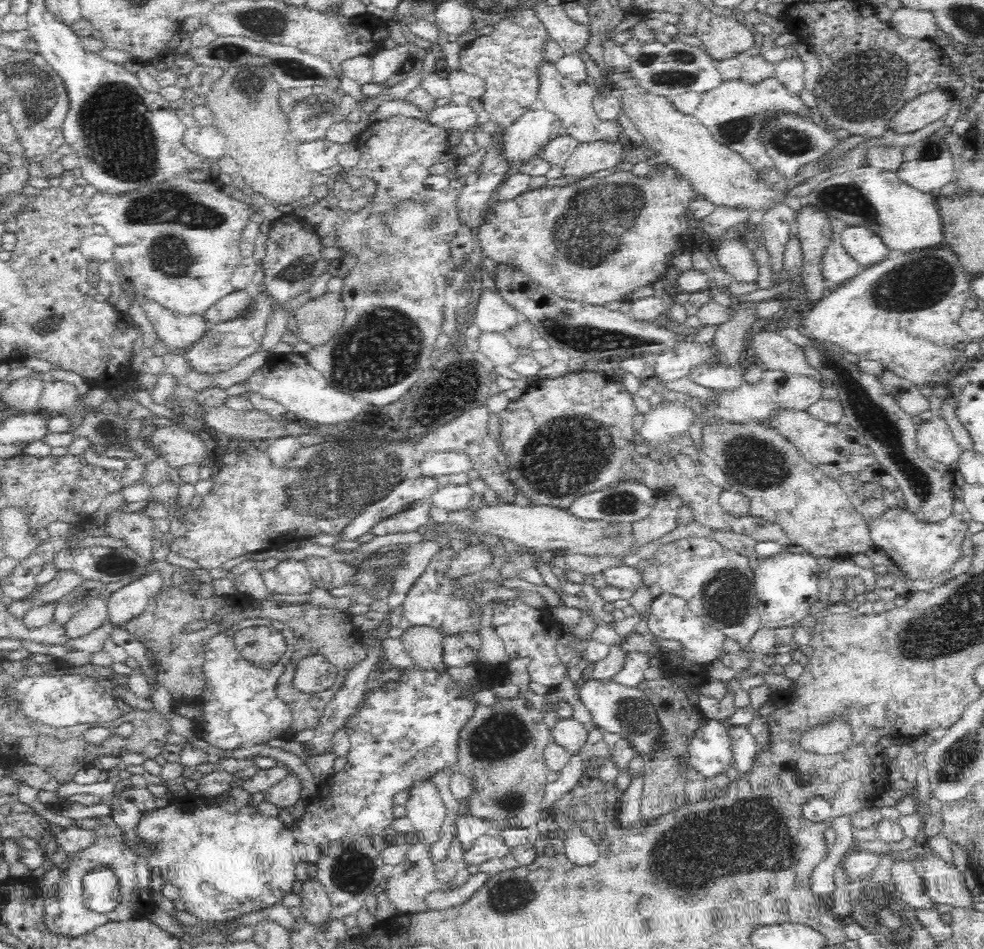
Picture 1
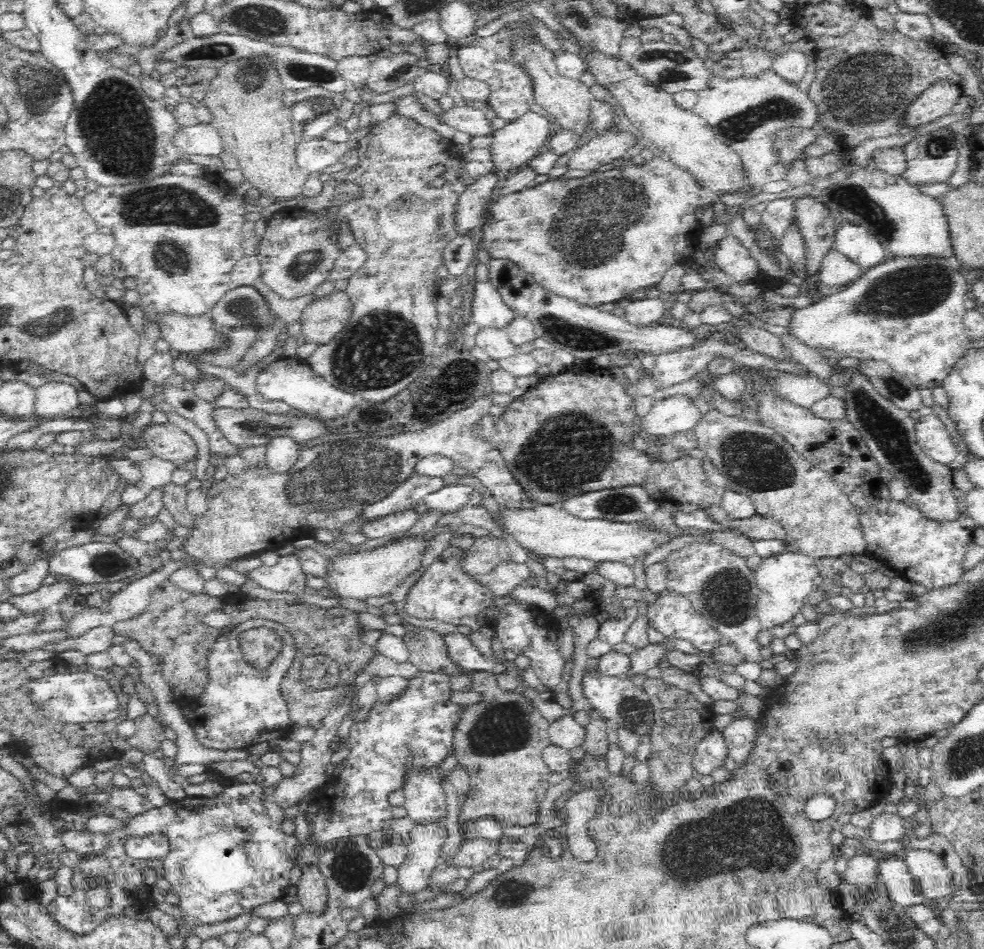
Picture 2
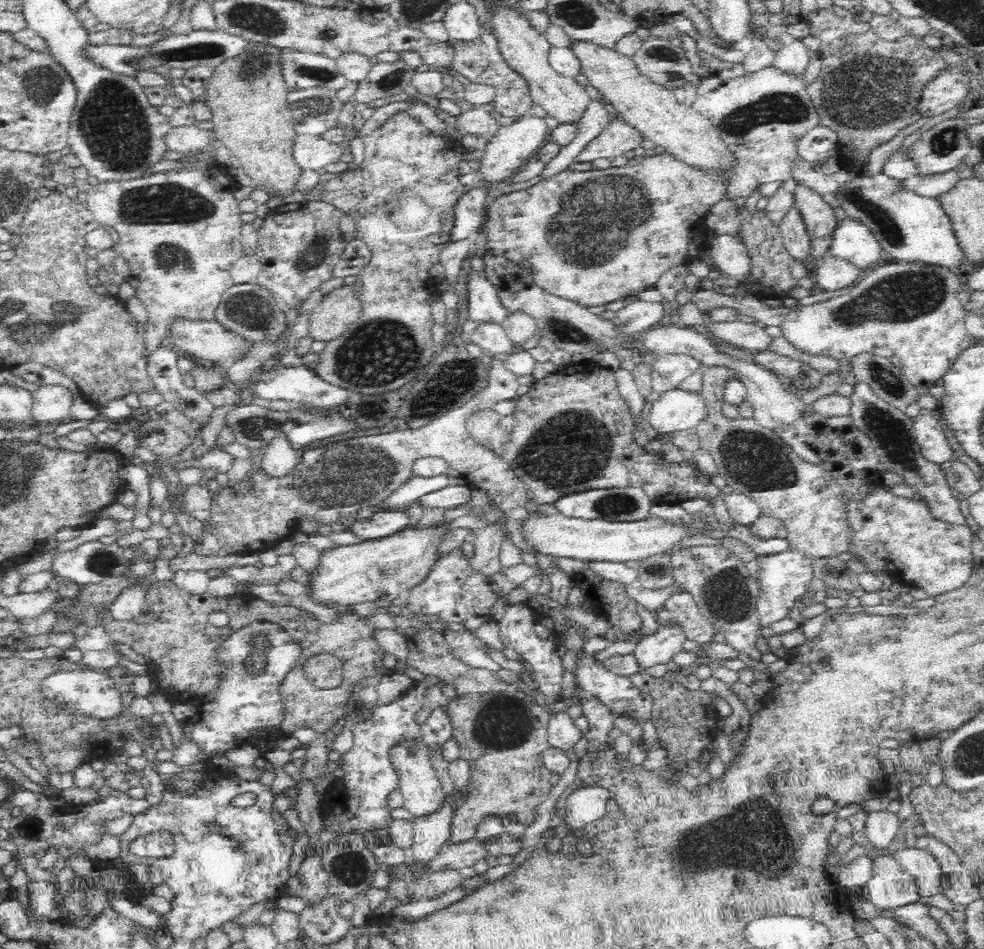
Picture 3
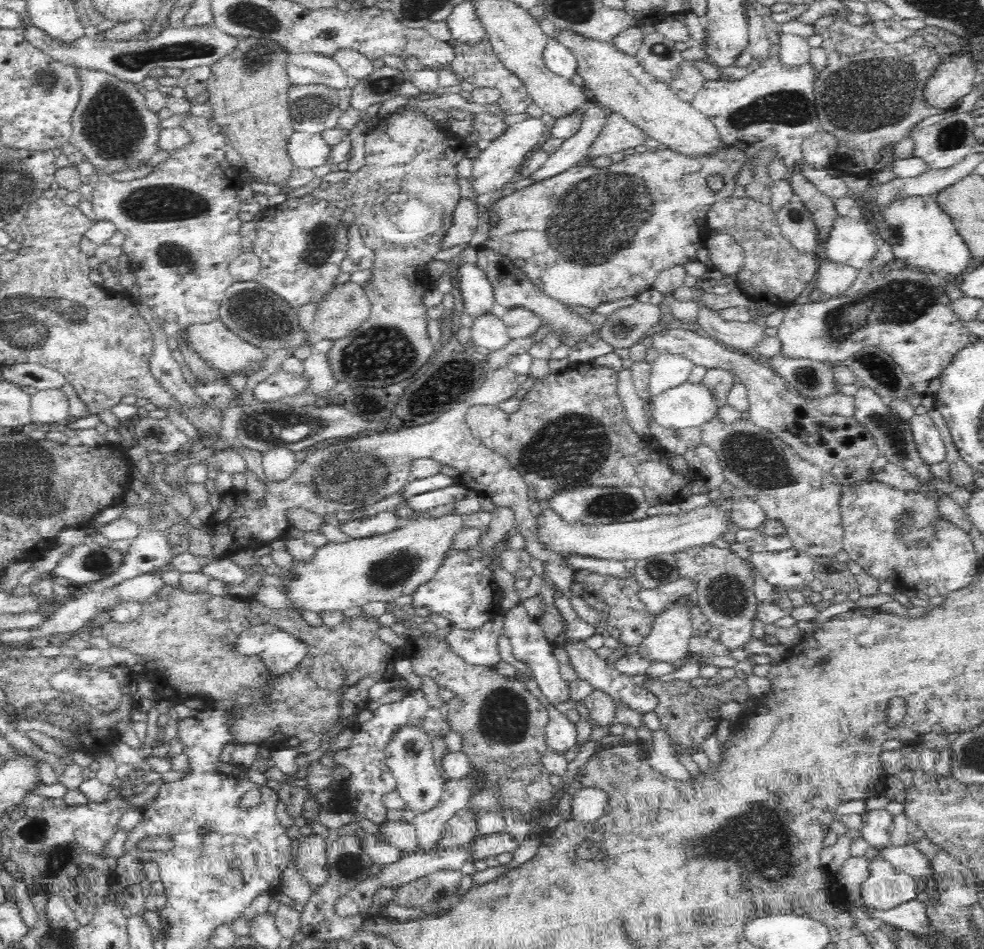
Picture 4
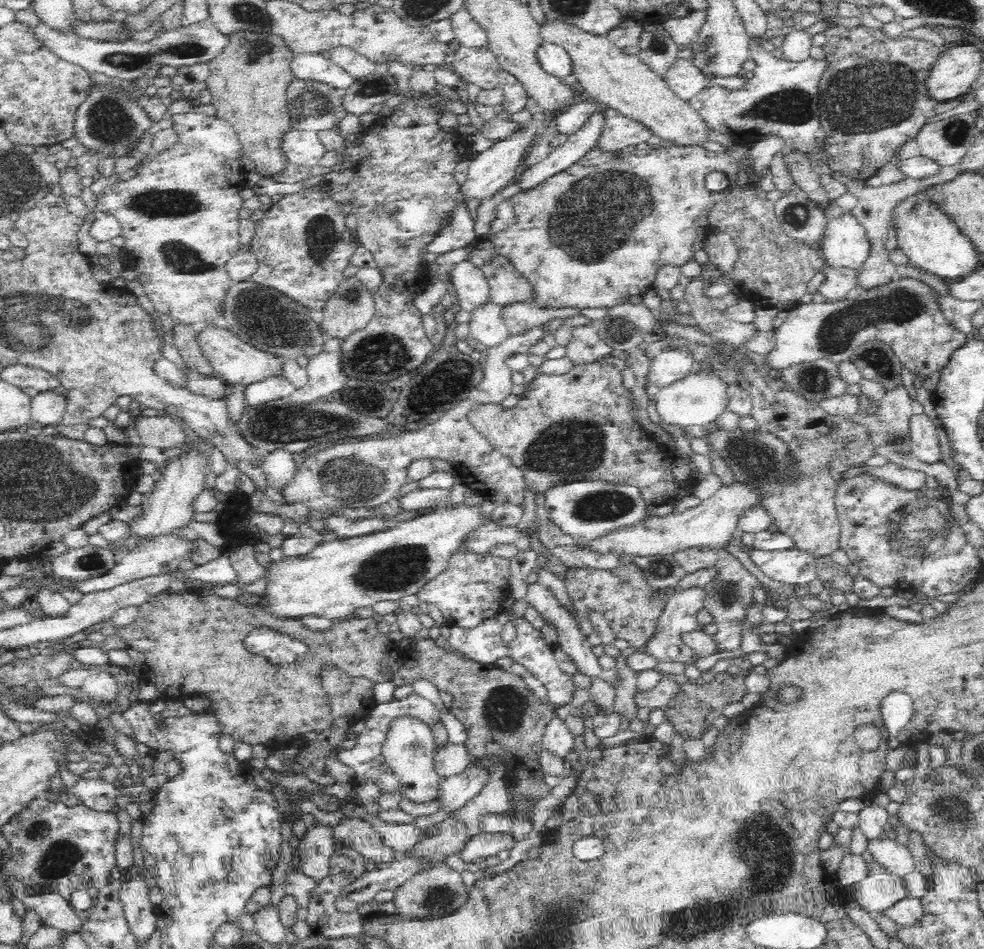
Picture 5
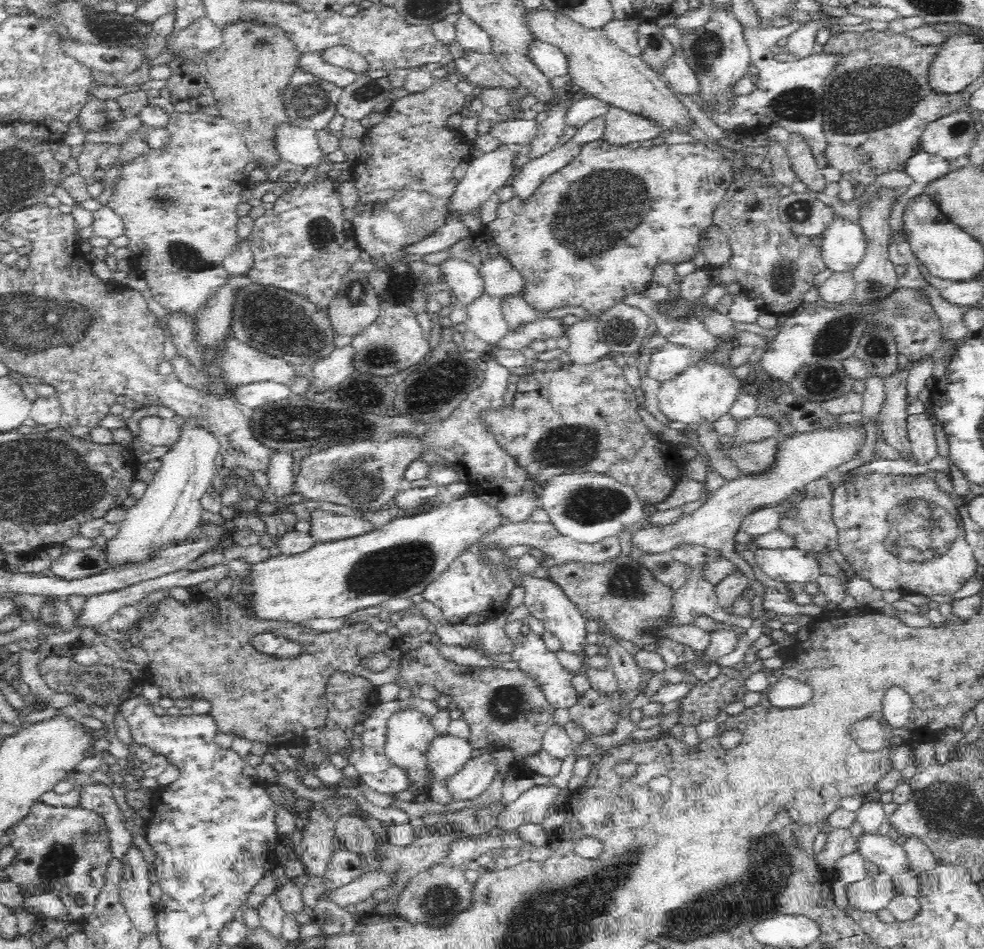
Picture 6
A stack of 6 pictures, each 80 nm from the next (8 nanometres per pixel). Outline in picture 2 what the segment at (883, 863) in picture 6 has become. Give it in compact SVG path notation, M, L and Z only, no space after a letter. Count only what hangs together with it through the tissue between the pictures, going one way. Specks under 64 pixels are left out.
M907 848L903 858L920 882L925 898L959 901L956 900L954 873L941 856L931 850Z

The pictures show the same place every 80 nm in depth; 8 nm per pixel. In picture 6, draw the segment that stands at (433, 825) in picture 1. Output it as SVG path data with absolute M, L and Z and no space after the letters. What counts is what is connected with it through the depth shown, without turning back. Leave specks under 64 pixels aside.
M406 710L390 718L387 725L384 753L388 762L403 771L407 784L414 790L414 796L430 796L430 787L434 781L429 760L429 751L437 738L431 720L414 710Z

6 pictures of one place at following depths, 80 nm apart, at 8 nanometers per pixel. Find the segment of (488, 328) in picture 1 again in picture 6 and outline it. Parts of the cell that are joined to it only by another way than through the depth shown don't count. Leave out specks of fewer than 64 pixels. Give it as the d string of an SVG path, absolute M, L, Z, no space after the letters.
M453 258L439 266L444 280L452 289L454 296L460 300L461 306L467 308L485 293L484 279L478 268L468 262Z

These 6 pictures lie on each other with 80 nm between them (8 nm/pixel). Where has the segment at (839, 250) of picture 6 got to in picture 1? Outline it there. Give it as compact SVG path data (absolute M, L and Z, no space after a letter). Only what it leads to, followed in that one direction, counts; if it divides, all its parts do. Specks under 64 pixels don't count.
M847 226L839 237L845 251L862 268L881 262L890 252L884 240L864 226Z

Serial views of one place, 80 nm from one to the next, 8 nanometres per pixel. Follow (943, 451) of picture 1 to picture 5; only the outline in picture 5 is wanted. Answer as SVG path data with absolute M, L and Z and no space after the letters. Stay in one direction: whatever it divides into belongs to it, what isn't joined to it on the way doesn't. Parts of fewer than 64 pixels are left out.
M928 414L912 415L909 422L908 437L910 438L912 453L918 460L926 464L942 461L942 448L936 424Z

